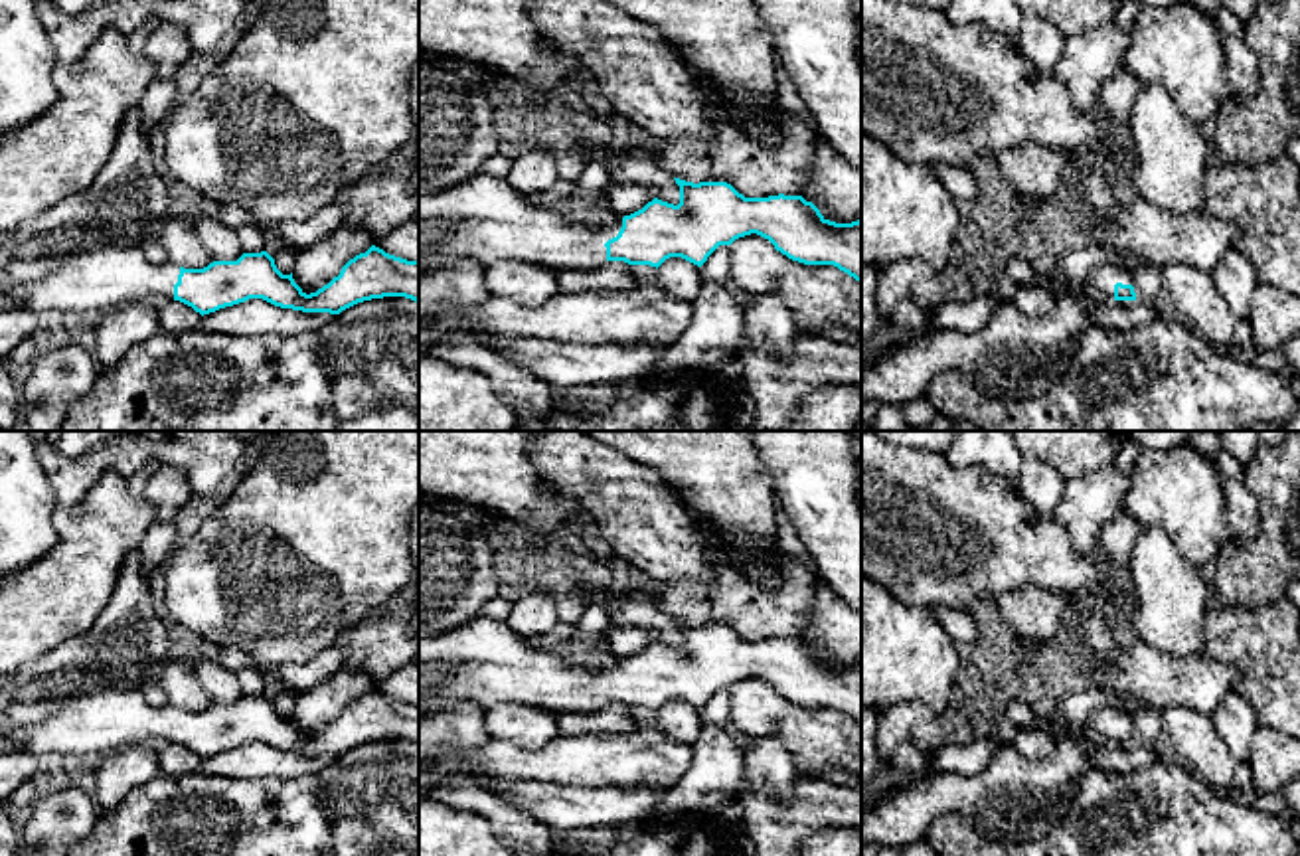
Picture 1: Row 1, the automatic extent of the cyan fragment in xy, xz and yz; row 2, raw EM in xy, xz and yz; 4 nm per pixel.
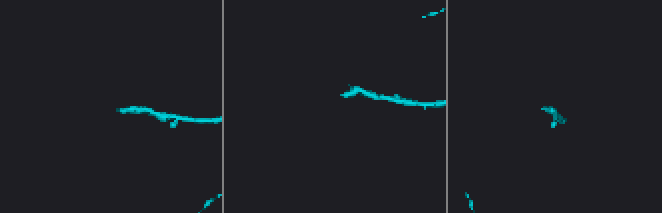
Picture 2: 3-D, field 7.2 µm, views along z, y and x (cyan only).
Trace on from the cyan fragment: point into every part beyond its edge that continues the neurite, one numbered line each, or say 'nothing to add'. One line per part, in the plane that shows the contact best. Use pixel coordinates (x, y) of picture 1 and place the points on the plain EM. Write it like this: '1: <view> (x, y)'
1: xz (485, 661)

